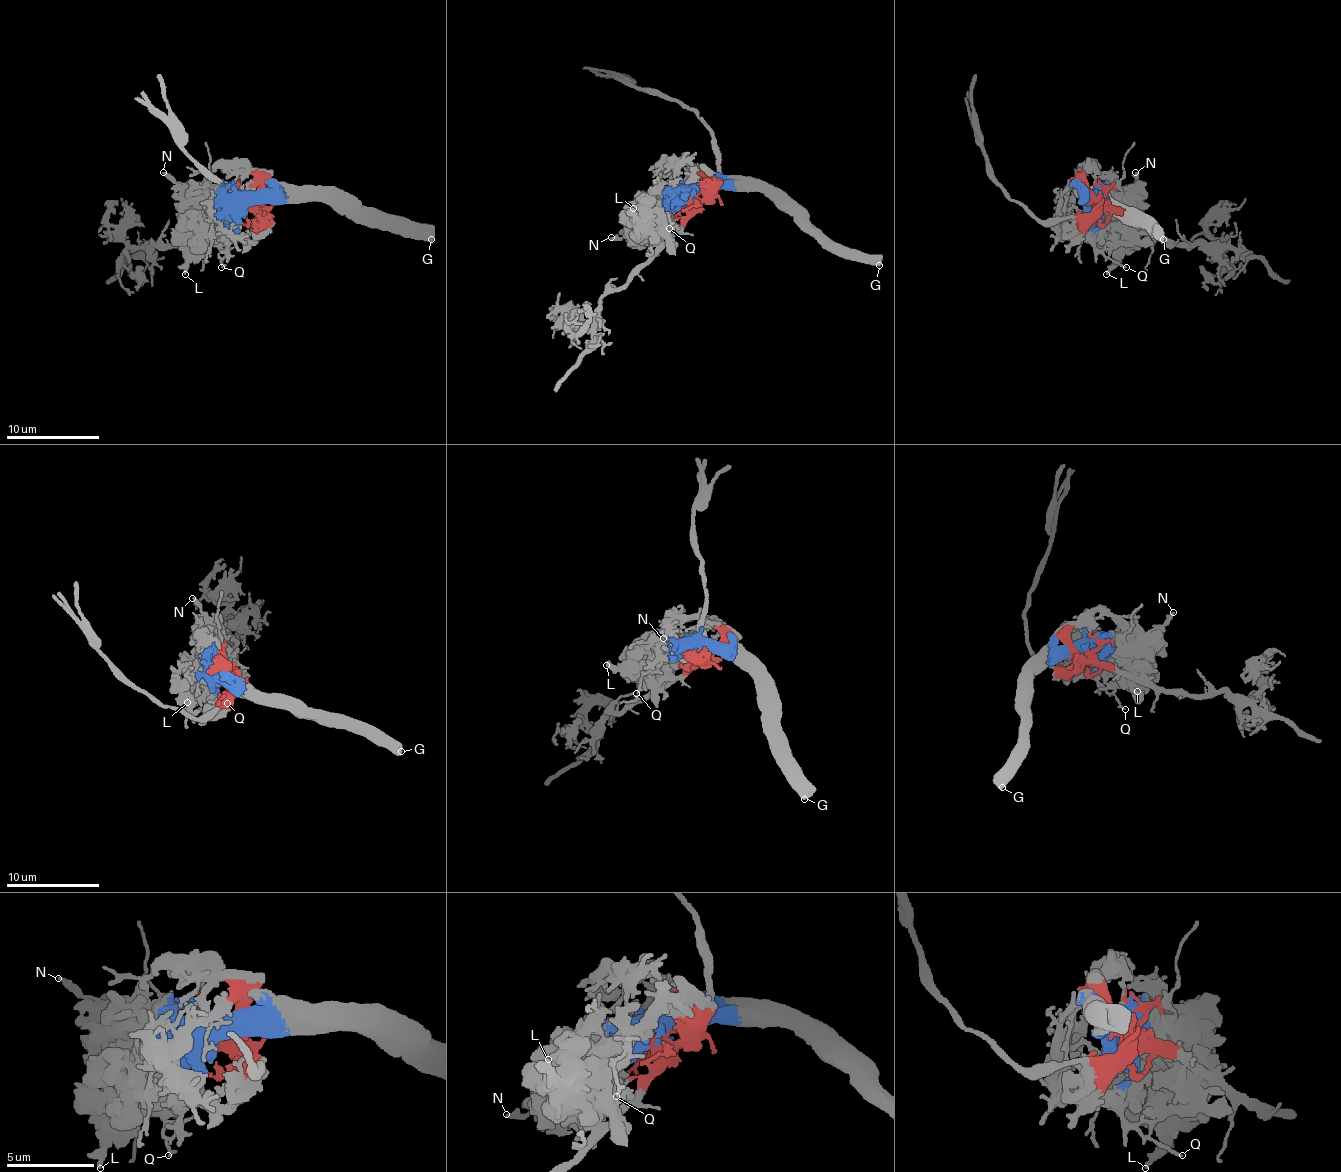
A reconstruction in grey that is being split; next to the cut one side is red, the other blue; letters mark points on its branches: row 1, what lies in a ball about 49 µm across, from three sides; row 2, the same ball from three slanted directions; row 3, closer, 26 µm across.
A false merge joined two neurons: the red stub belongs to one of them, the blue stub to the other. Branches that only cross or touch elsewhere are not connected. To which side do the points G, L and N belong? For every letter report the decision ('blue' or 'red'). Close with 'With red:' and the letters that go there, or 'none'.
G: blue
L: blue
N: blue
With red: none

